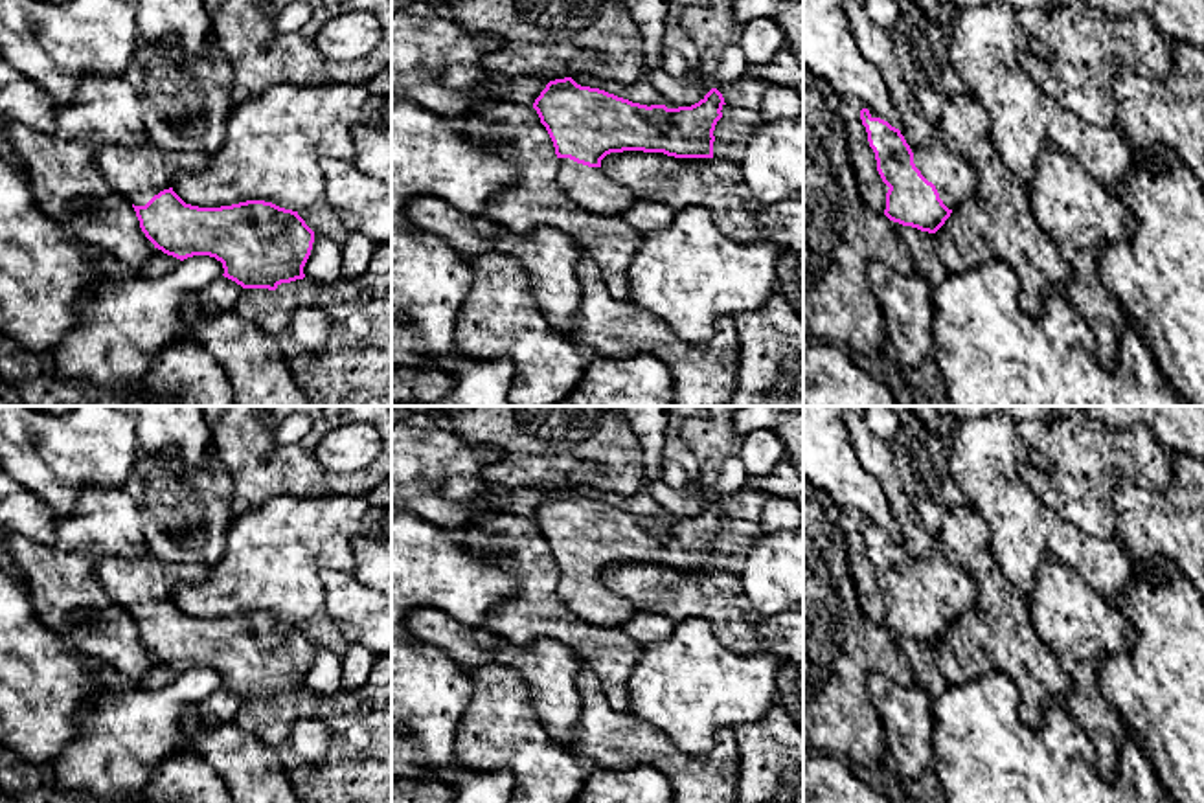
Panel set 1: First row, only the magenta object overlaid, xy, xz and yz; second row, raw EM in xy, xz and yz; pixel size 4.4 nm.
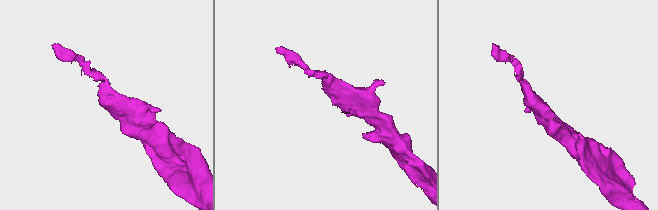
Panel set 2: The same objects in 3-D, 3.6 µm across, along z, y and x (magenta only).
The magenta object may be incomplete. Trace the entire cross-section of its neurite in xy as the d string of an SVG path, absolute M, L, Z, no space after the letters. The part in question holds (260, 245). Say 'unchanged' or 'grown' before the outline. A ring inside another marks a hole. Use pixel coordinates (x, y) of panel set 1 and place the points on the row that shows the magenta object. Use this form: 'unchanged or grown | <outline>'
grown | M153 141L97 153L101 176L132 204L154 248L180 261L215 257L222 263L222 276L243 288L276 290L281 283L303 279L314 232L298 211L265 200L199 208L173 191L176 171L204 171L208 164L206 154L173 158Z

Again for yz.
grown | M844 0L844 7L864 57L877 66L888 86L899 125L895 129L888 121L873 118L868 108L860 110L869 147L875 153L877 171L890 187L884 215L903 226L936 233L956 208L976 197L980 187L978 171L967 160L950 153L939 140L934 123L921 110L912 88L903 77L893 39L873 22L866 9L866 0Z

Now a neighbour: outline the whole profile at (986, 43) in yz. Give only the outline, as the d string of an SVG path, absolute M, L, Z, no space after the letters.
M1002 4L969 7L939 24L947 39L950 64L974 90L974 99L991 118L991 138L1004 164L1028 187L1039 156L1059 151L1072 156L1096 182L1119 198L1119 187L1134 167L1134 153L1119 127L1094 127L1053 99L1022 66L1022 51L1048 57L1039 40L1026 35L1013 11Z

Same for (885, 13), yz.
M866 0L866 9L880 29L888 29L903 17L895 0Z

